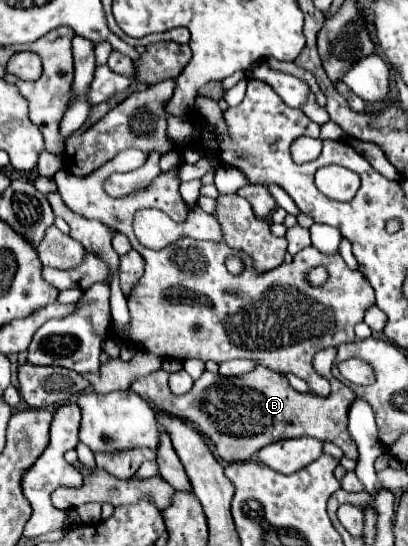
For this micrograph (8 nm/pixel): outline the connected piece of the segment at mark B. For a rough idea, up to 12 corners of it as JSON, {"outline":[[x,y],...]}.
{"outline":[[264,367],[204,371],[186,395],[154,371],[130,389],[194,423],[226,463],[304,435],[356,459],[352,391],[298,393]]}

